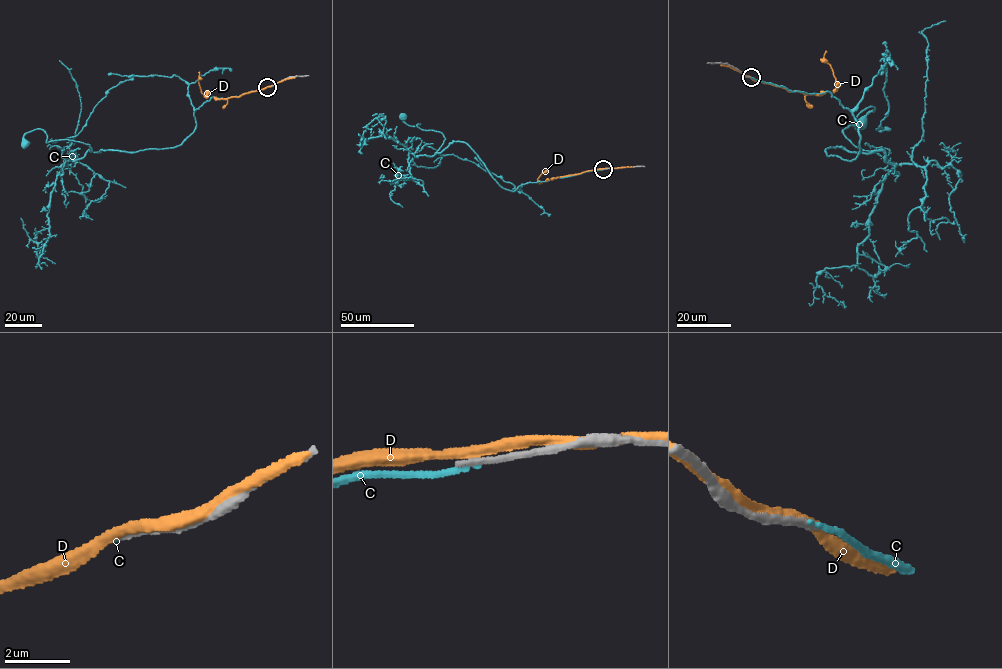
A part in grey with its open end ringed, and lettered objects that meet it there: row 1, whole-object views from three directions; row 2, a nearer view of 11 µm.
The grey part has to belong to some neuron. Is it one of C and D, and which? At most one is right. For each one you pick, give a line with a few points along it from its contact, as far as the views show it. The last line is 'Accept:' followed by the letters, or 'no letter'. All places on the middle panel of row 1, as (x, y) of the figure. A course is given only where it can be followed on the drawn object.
Accept: no letter

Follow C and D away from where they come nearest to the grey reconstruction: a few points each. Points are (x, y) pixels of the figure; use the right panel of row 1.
C: (751, 77), (850, 111), (860, 149), (828, 156), (870, 153), (843, 131), (874, 106), (861, 125)
D: (748, 77), (807, 94), (835, 90), (833, 72), (823, 58), (826, 51)

